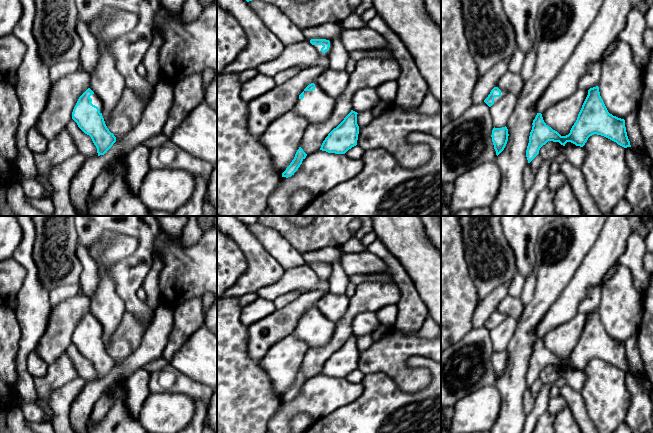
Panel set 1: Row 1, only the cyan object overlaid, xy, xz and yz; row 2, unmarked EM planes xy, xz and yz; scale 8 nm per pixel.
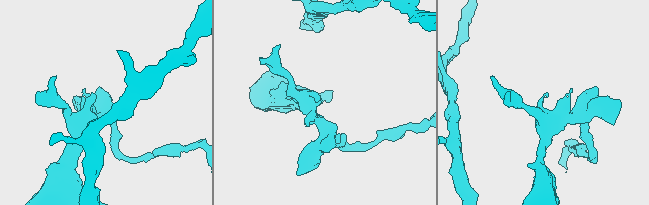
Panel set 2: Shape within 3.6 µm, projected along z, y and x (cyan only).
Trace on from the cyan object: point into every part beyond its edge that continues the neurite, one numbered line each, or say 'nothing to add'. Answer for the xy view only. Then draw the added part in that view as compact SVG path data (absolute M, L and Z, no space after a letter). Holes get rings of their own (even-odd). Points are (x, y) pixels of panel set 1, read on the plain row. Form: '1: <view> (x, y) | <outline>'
1: xy (96, 325) | M96 318L91 319L90 322L92 323L91 327L93 329L97 330L99 332L100 337L102 337L102 335L103 335L103 328L102 328L101 323Z

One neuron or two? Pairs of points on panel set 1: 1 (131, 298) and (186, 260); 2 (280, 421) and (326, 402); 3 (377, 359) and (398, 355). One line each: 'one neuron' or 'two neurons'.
1: two neurons
2: one neuron
3: one neuron

